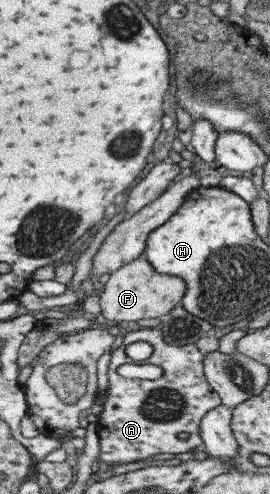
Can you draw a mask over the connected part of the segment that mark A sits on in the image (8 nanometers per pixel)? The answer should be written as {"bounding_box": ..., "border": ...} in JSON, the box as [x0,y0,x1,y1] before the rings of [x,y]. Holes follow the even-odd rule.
{"bounding_box":[96,329,220,467],"border":[[[138,329],[136,331],[131,331],[131,330],[126,330],[124,335],[122,335],[122,337],[120,337],[118,339],[118,342],[116,343],[116,346],[112,349],[112,351],[110,352],[110,359],[109,359],[109,363],[108,363],[108,369],[107,369],[107,390],[106,390],[106,398],[104,403],[101,405],[101,407],[99,409],[96,410],[96,415],[98,417],[96,423],[96,435],[98,436],[98,446],[99,446],[99,454],[98,454],[98,458],[100,458],[103,461],[103,467],[104,466],[104,462],[120,462],[120,463],[129,463],[129,462],[137,462],[137,460],[141,460],[141,458],[149,458],[149,456],[153,456],[154,454],[179,454],[180,452],[185,452],[185,451],[190,451],[190,450],[197,450],[201,447],[202,444],[202,440],[199,438],[198,435],[198,426],[200,423],[200,418],[208,411],[211,409],[214,409],[217,405],[220,404],[220,398],[219,395],[216,395],[215,392],[211,391],[211,387],[209,387],[209,383],[207,383],[207,381],[205,381],[205,375],[203,375],[203,363],[202,363],[202,352],[194,345],[194,344],[183,344],[183,346],[171,346],[171,344],[167,344],[167,342],[164,341],[164,338],[162,337],[162,332],[160,331],[160,329]],[[138,340],[142,340],[143,342],[148,342],[151,345],[152,348],[152,352],[149,355],[148,358],[141,360],[141,361],[133,361],[131,358],[127,357],[127,355],[125,355],[125,353],[123,352],[123,349],[125,346],[127,346],[127,344],[131,344],[131,342],[137,342]],[[121,364],[155,364],[155,366],[159,366],[159,368],[161,368],[163,374],[161,375],[160,378],[157,378],[157,380],[138,380],[137,378],[132,379],[131,378],[122,378],[121,376],[119,376],[119,374],[117,374],[117,372],[115,371],[115,368],[117,368],[118,366],[121,366]],[[179,432],[187,432],[187,434],[189,434],[189,436],[187,436],[187,438],[185,439],[179,439],[177,437],[177,434],[179,434]]]}

